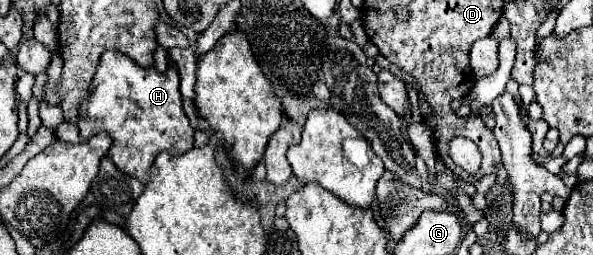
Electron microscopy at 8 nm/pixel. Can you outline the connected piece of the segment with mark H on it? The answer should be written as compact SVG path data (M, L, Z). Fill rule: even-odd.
M107 51L101 57L99 69L93 77L93 91L81 103L79 131L87 141L91 135L109 133L113 145L109 157L127 175L135 175L141 183L147 181L147 171L161 151L181 155L193 149L193 127L183 113L183 97L179 91L179 73L169 65L167 73L159 73L155 67L143 69L131 57Z

